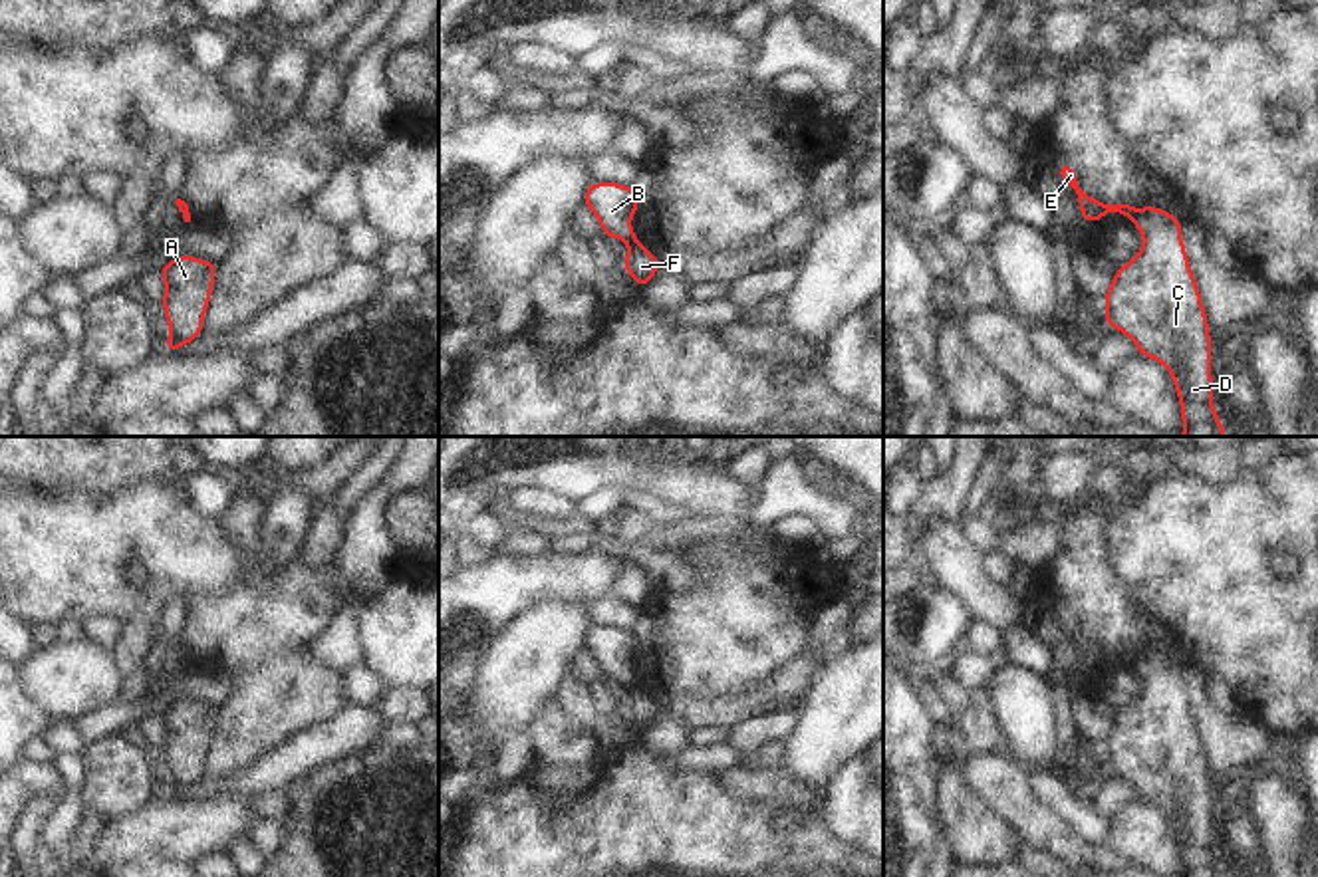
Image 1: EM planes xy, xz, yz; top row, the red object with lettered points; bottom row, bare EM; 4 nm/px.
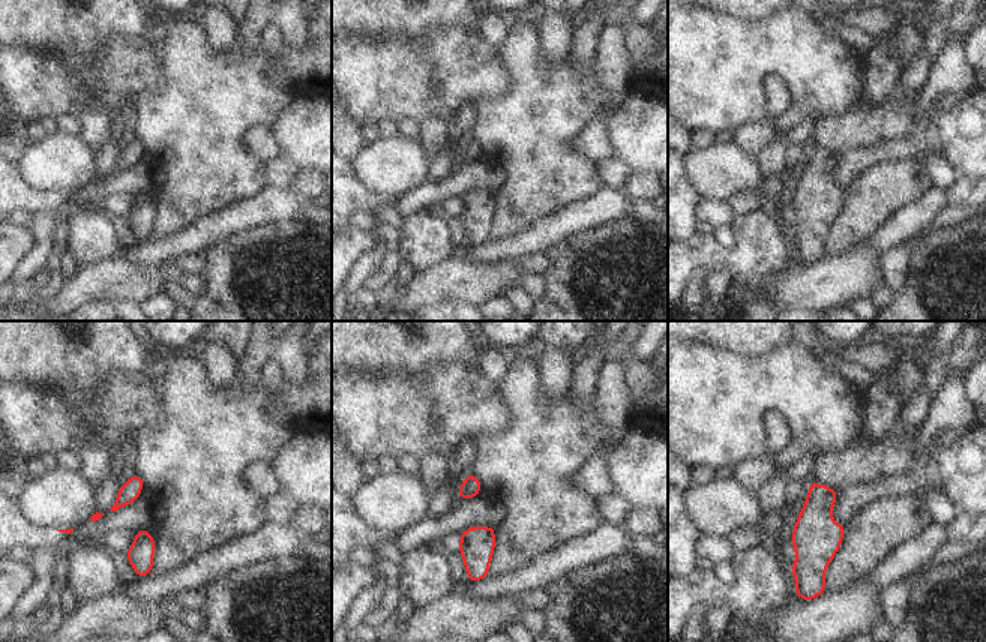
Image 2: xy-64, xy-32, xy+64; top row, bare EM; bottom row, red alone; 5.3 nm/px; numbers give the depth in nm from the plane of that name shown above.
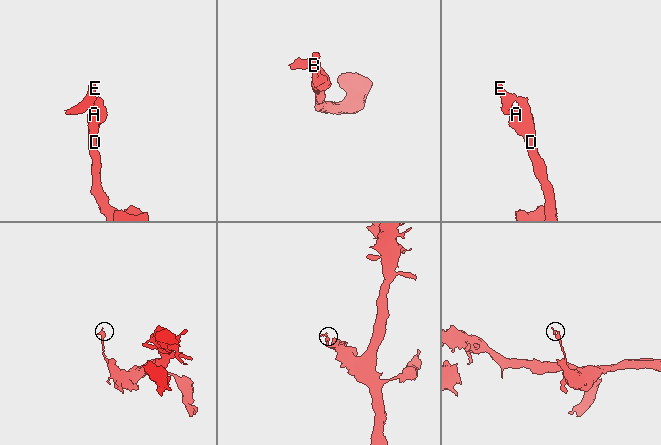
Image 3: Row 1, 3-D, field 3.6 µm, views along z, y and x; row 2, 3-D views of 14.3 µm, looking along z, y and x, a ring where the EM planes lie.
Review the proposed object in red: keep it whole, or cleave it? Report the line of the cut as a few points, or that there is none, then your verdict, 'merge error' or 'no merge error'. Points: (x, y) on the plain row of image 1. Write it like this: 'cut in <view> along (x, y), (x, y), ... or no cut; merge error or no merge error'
cut in xz along (636, 685), (628, 689); merge error

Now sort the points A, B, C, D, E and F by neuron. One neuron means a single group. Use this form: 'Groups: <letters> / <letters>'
Groups: A C D F / B E.

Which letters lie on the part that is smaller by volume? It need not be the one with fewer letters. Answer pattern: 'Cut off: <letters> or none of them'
Cut off: B, E

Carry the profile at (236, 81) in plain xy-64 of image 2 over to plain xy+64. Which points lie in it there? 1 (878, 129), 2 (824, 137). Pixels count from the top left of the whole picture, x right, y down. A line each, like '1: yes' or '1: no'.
1: yes
2: yes

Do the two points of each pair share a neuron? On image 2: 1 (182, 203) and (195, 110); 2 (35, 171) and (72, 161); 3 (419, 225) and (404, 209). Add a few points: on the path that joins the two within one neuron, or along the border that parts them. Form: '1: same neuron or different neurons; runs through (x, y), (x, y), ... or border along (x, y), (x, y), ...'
1: same neuron; runs through (195, 180), (195, 132)
2: same neuron; runs through (44, 167), (63, 164)
3: different neurons; border along (426, 209), (419, 209), (402, 218)

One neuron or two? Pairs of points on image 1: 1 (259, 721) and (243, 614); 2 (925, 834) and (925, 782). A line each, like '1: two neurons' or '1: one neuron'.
1: one neuron
2: one neuron

